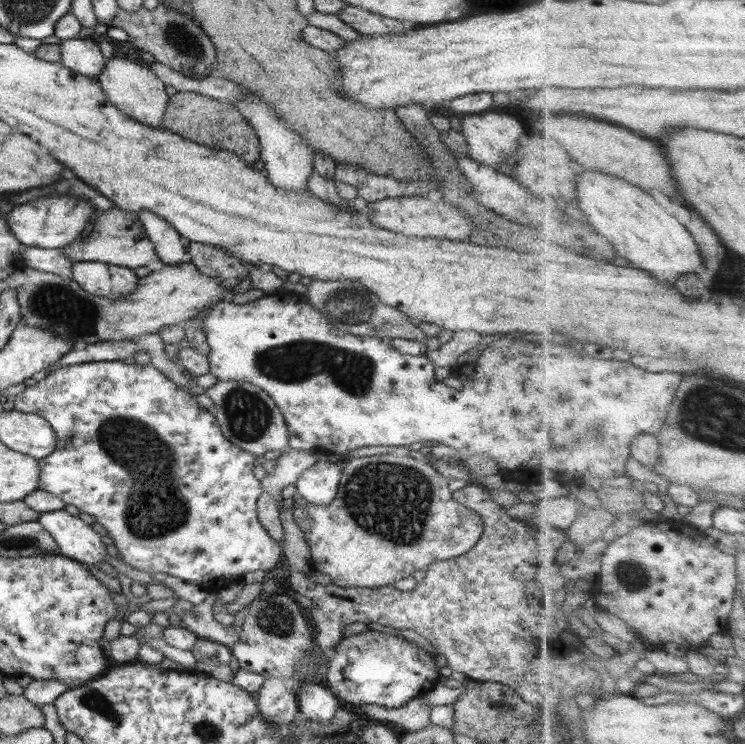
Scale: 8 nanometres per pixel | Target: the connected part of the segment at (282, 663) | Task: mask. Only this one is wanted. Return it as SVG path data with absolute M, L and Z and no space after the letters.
M281 591L271 594L264 598L254 599L250 606L246 618L243 619L239 632L239 641L229 649L232 651L233 658L239 662L241 670L255 672L264 678L292 678L295 670L305 664L305 658L313 652L312 630L308 628L306 612L302 606L296 602L290 591Z

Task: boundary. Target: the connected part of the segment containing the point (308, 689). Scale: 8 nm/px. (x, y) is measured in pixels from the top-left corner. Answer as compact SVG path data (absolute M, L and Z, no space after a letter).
M318 683L302 685L297 690L298 710L310 721L328 724L343 705L332 690Z

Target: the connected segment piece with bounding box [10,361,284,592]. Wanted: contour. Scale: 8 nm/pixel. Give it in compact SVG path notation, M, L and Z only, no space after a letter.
M104 361L61 366L51 373L38 377L36 384L26 387L22 393L10 398L14 398L14 410L42 416L54 429L57 438L56 450L38 461L40 469L39 488L50 492L50 494L55 494L65 504L76 506L80 512L94 516L96 522L106 528L108 541L115 544L118 553L126 564L150 574L160 572L171 574L180 578L180 580L197 584L203 589L213 592L220 590L232 581L241 581L246 572L269 571L282 558L282 554L284 554L283 541L276 542L273 538L270 538L262 523L258 520L257 500L263 490L261 480L258 480L254 475L255 455L230 442L230 439L222 434L217 419L210 411L202 409L193 395L178 388L177 384L166 378L161 370L154 368L150 363L140 365L137 363L125 364L122 361Z

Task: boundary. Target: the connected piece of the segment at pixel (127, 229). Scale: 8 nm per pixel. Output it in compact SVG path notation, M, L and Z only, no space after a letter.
M115 205L106 211L97 211L96 223L89 237L74 239L69 245L64 245L61 251L72 262L104 262L132 270L148 264L157 267L159 260L138 215L128 210L123 211Z

